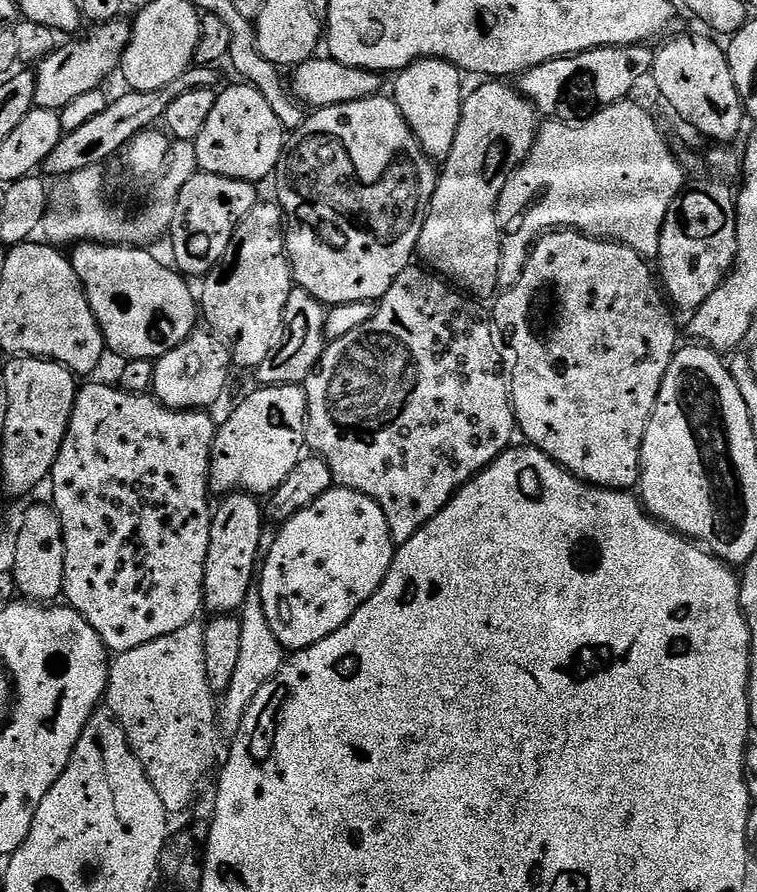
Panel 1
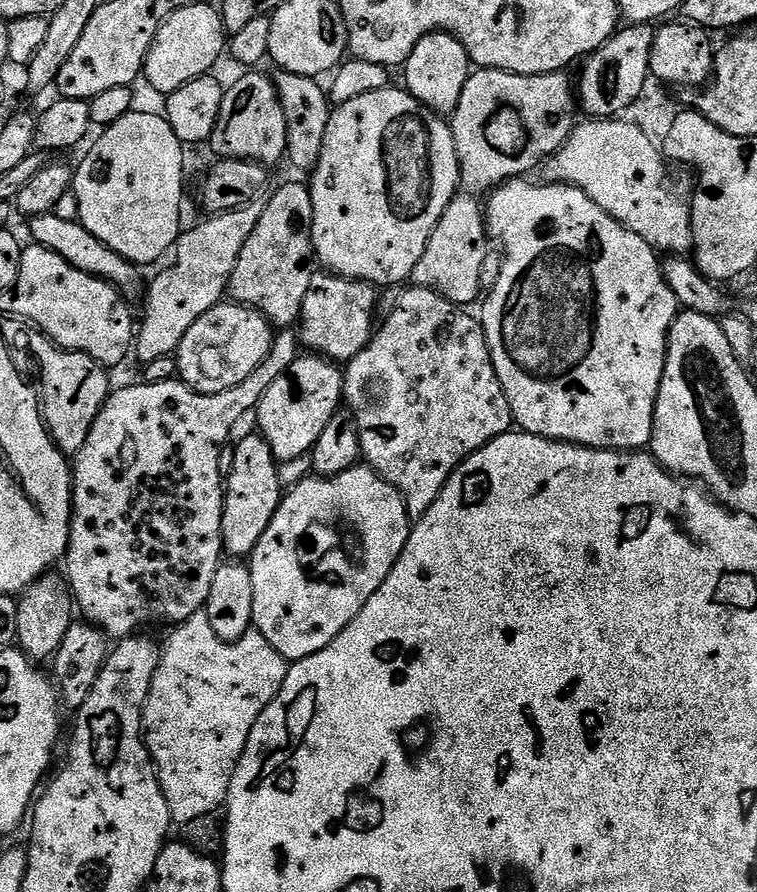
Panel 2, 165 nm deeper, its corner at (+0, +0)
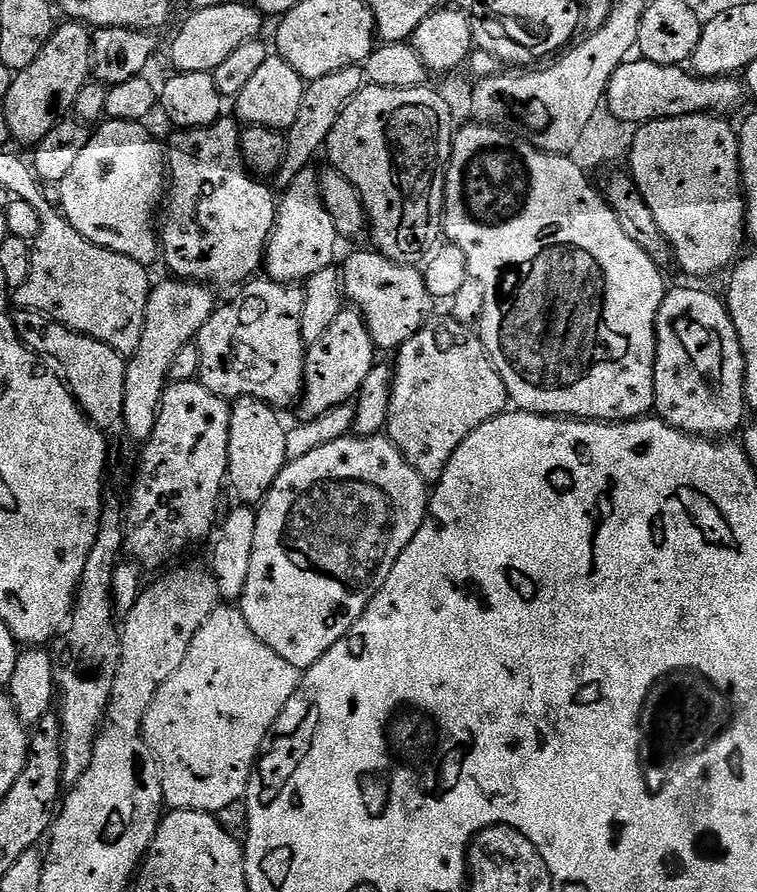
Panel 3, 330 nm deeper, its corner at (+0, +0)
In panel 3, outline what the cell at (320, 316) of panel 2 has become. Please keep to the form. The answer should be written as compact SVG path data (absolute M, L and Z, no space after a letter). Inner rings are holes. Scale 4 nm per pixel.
M369 250L369 252L352 252L348 257L345 258L344 264L342 263L342 267L340 268L340 276L344 279L344 294L345 297L349 301L352 300L354 303L355 311L359 312L361 316L364 318L364 324L368 328L368 333L370 334L370 338L376 344L377 349L384 350L384 348L392 348L391 350L398 350L403 344L410 339L412 335L417 332L419 328L423 328L425 324L428 323L430 317L433 315L432 307L434 307L434 301L432 296L426 290L426 282L424 281L423 271L419 267L410 265L410 264L395 264L392 260L386 259L380 252L375 250Z

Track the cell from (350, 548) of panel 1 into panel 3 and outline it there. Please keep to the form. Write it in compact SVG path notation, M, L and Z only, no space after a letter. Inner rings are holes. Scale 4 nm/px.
M349 434L328 445L318 446L316 450L311 450L310 454L298 458L297 461L285 464L284 469L278 474L274 486L270 486L270 490L265 494L256 513L254 554L250 554L250 574L246 574L246 590L238 601L239 610L246 618L250 630L254 630L256 637L262 642L266 642L266 646L270 646L270 650L274 650L274 654L278 654L278 658L286 658L286 662L290 662L290 666L307 670L314 662L318 662L318 658L322 658L322 654L326 654L326 650L330 650L330 646L334 646L334 642L341 640L350 630L350 626L354 626L354 622L358 622L358 618L366 610L366 606L372 601L374 594L378 594L382 582L386 582L386 574L390 574L390 570L394 570L394 562L398 562L398 554L402 554L402 550L406 550L410 538L414 538L414 534L418 534L424 517L428 514L429 495L429 485L406 462L406 458L384 434L379 436Z

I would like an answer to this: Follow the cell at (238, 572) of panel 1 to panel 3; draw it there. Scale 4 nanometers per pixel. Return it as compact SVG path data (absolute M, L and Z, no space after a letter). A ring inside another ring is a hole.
M238 396L231 401L232 413L230 414L230 442L228 443L228 474L227 483L232 484L241 505L256 506L263 501L265 494L274 486L278 474L288 463L286 456L286 424L280 421L281 413L265 400L253 396Z

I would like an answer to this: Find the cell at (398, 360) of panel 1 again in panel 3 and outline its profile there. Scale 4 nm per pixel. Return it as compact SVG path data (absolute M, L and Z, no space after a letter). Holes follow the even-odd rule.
M451 318L436 319L429 319L395 353L386 425L392 445L426 482L440 479L454 450L478 426L510 408L506 382L502 382L479 335Z

